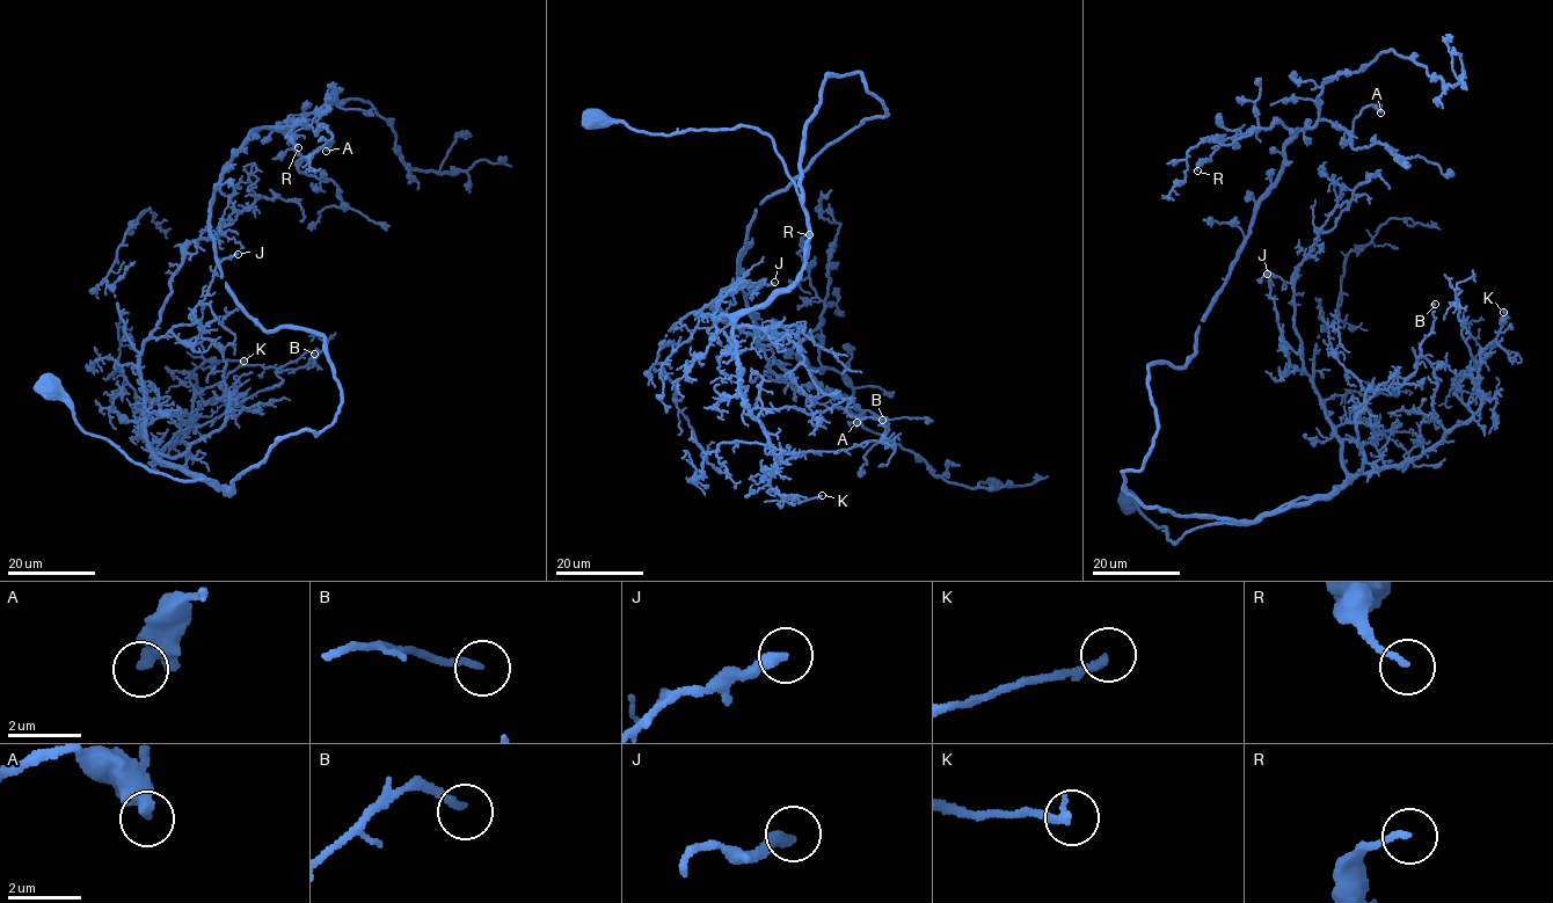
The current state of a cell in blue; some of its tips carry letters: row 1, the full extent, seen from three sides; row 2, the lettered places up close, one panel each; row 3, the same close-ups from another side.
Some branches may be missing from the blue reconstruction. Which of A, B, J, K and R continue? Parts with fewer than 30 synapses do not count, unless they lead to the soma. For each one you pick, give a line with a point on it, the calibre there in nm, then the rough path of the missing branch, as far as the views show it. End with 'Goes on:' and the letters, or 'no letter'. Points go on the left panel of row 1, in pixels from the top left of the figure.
Goes on: no letter

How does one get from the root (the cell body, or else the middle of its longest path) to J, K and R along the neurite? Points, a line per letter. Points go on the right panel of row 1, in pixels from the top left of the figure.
J: (1129, 501), (1175, 544), (1347, 483), (1319, 393), (1289, 363), (1267, 274)
K: (1129, 501), (1175, 544), (1413, 461), (1479, 408), (1480, 355), (1503, 312)
R: (1129, 501), (1173, 543), (1253, 522), (1122, 472), (1299, 129), (1197, 170)

